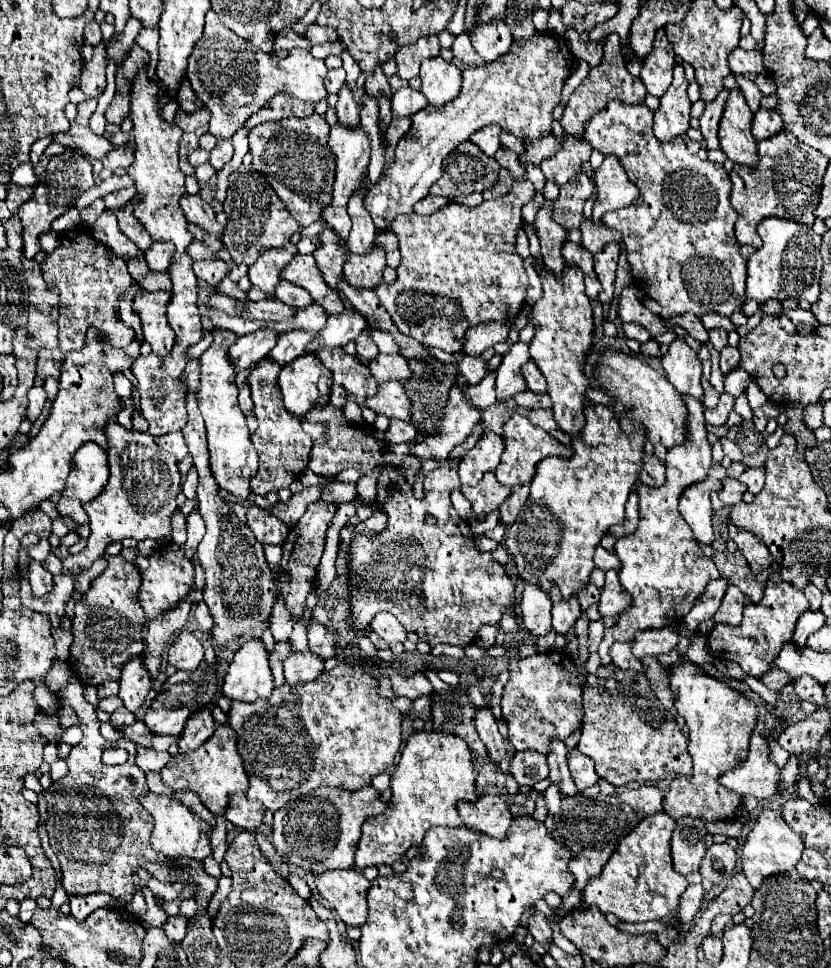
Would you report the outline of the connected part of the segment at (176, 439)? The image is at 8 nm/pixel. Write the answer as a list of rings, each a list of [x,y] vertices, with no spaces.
[[[178,430],[178,432],[170,432],[170,434],[164,434],[162,438],[156,438],[156,442],[164,448],[164,450],[170,450],[170,454],[174,454],[178,460],[184,460],[188,456],[188,446],[184,442],[184,434]]]

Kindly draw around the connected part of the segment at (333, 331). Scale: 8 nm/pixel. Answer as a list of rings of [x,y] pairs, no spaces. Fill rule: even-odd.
[[[346,308],[342,314],[330,316],[326,326],[314,334],[314,340],[306,346],[306,354],[316,354],[324,346],[344,346],[350,340],[356,340],[364,328],[366,318],[362,318],[358,310]]]

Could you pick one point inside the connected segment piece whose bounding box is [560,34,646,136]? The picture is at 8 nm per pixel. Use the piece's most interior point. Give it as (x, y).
(610, 80)

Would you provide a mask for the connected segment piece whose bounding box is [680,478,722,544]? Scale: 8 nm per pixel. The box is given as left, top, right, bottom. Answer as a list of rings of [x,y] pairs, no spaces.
[[[706,478],[694,486],[690,486],[680,498],[680,514],[686,524],[692,528],[694,538],[700,544],[710,544],[714,540],[712,532],[712,508],[710,508],[710,492],[722,490],[722,482],[714,478]]]

